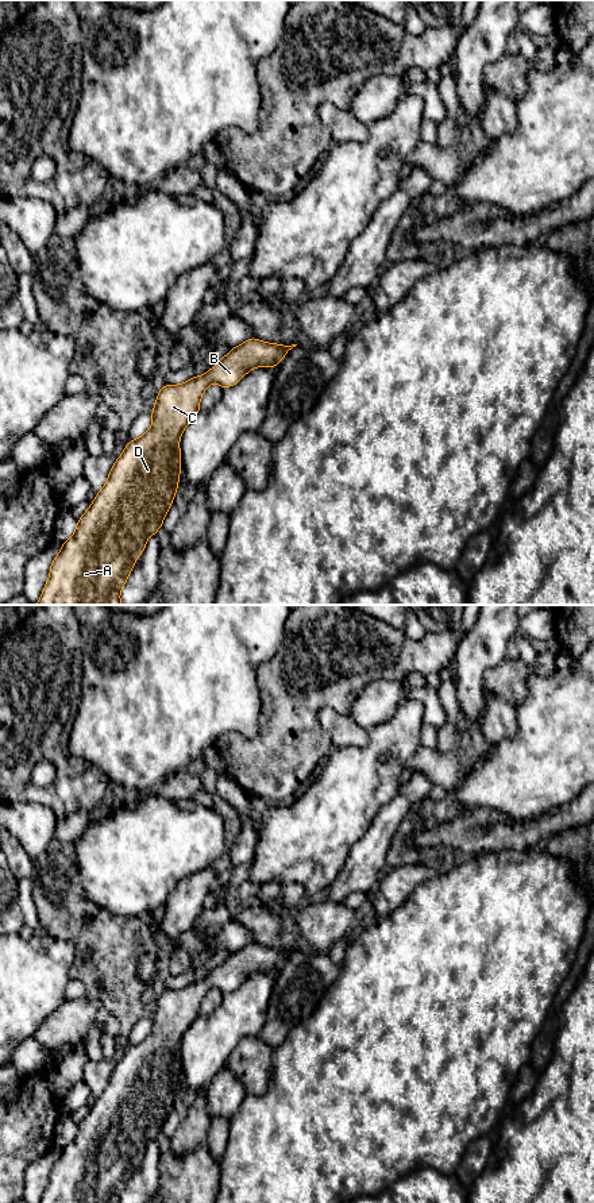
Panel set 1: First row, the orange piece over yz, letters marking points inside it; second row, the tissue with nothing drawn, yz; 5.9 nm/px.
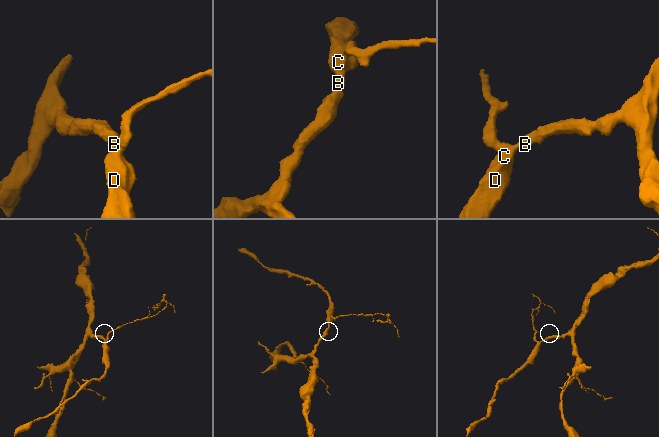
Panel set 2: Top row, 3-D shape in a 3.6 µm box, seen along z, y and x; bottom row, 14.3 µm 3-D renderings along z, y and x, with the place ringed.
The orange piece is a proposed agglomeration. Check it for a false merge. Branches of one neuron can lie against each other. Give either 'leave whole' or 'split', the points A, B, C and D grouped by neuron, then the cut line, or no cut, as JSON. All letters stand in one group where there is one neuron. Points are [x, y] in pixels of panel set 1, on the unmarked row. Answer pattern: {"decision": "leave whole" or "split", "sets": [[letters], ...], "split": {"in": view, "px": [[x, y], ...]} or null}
{"decision": "leave whole", "sets": [["A", "B", "C", "D"]], "split": null}

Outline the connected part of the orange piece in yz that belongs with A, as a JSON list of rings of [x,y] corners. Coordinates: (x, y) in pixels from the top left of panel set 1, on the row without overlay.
[[[250,942],[234,952],[207,979],[196,980],[181,990],[165,990],[151,1014],[150,1034],[143,1041],[128,1046],[112,1071],[105,1090],[77,1126],[73,1141],[62,1148],[59,1158],[50,1171],[50,1181],[40,1203],[120,1203],[120,1195],[142,1160],[147,1144],[162,1131],[178,1095],[180,1042],[200,1017],[202,998],[211,988],[224,994],[234,991],[254,972],[278,971],[286,957],[296,951],[265,948]]]

